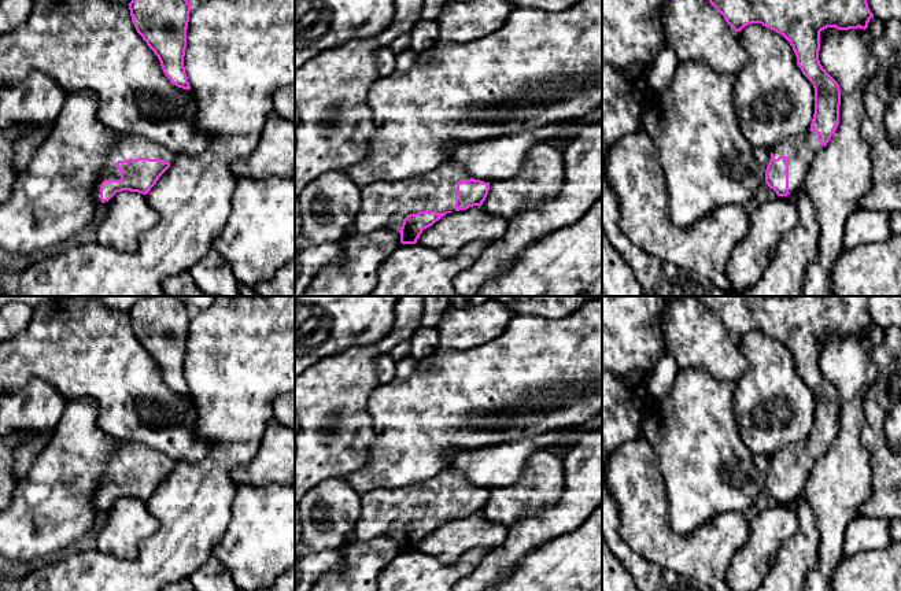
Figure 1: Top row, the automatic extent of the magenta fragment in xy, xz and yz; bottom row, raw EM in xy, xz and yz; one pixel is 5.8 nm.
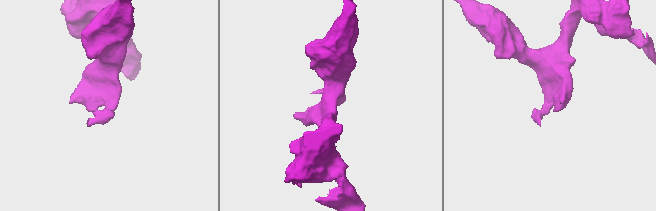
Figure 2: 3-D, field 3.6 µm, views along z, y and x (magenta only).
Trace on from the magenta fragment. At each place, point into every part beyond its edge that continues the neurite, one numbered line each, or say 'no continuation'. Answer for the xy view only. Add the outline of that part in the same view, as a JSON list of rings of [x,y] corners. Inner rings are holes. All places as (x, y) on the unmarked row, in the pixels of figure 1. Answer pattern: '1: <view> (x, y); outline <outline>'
1: xy (130, 454); outline [[[121,442],[121,448],[119,448],[119,450],[112,455],[112,458],[110,459],[110,465],[108,465],[108,468],[107,468],[107,472],[106,472],[103,480],[101,480],[101,488],[100,488],[97,496],[96,496],[96,500],[95,500],[95,509],[96,509],[99,513],[101,511],[101,507],[100,507],[100,492],[101,492],[101,490],[103,490],[104,487],[121,487],[121,480],[119,480],[119,477],[118,477],[118,474],[117,474],[117,469],[118,469],[118,468],[128,468],[128,466],[139,466],[139,465],[162,466],[162,468],[165,468],[165,469],[170,469],[170,470],[171,470],[171,469],[177,465],[177,462],[173,461],[170,457],[167,457],[167,455],[165,455],[165,454],[156,451],[156,450],[151,450],[151,448],[143,446],[143,444]]]

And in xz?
1: xz (383, 512); outline [[[442,470],[433,479],[396,490],[374,490],[361,495],[361,514],[352,536],[368,542],[377,538],[399,539],[403,527],[420,518],[446,520],[455,518],[457,491],[459,487],[470,487],[466,476],[459,470]]]

